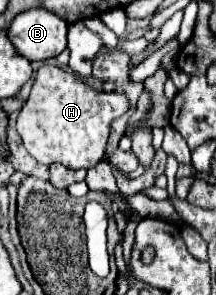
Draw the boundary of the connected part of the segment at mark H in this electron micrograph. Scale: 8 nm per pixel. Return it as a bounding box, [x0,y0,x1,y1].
[17,65,129,169]

